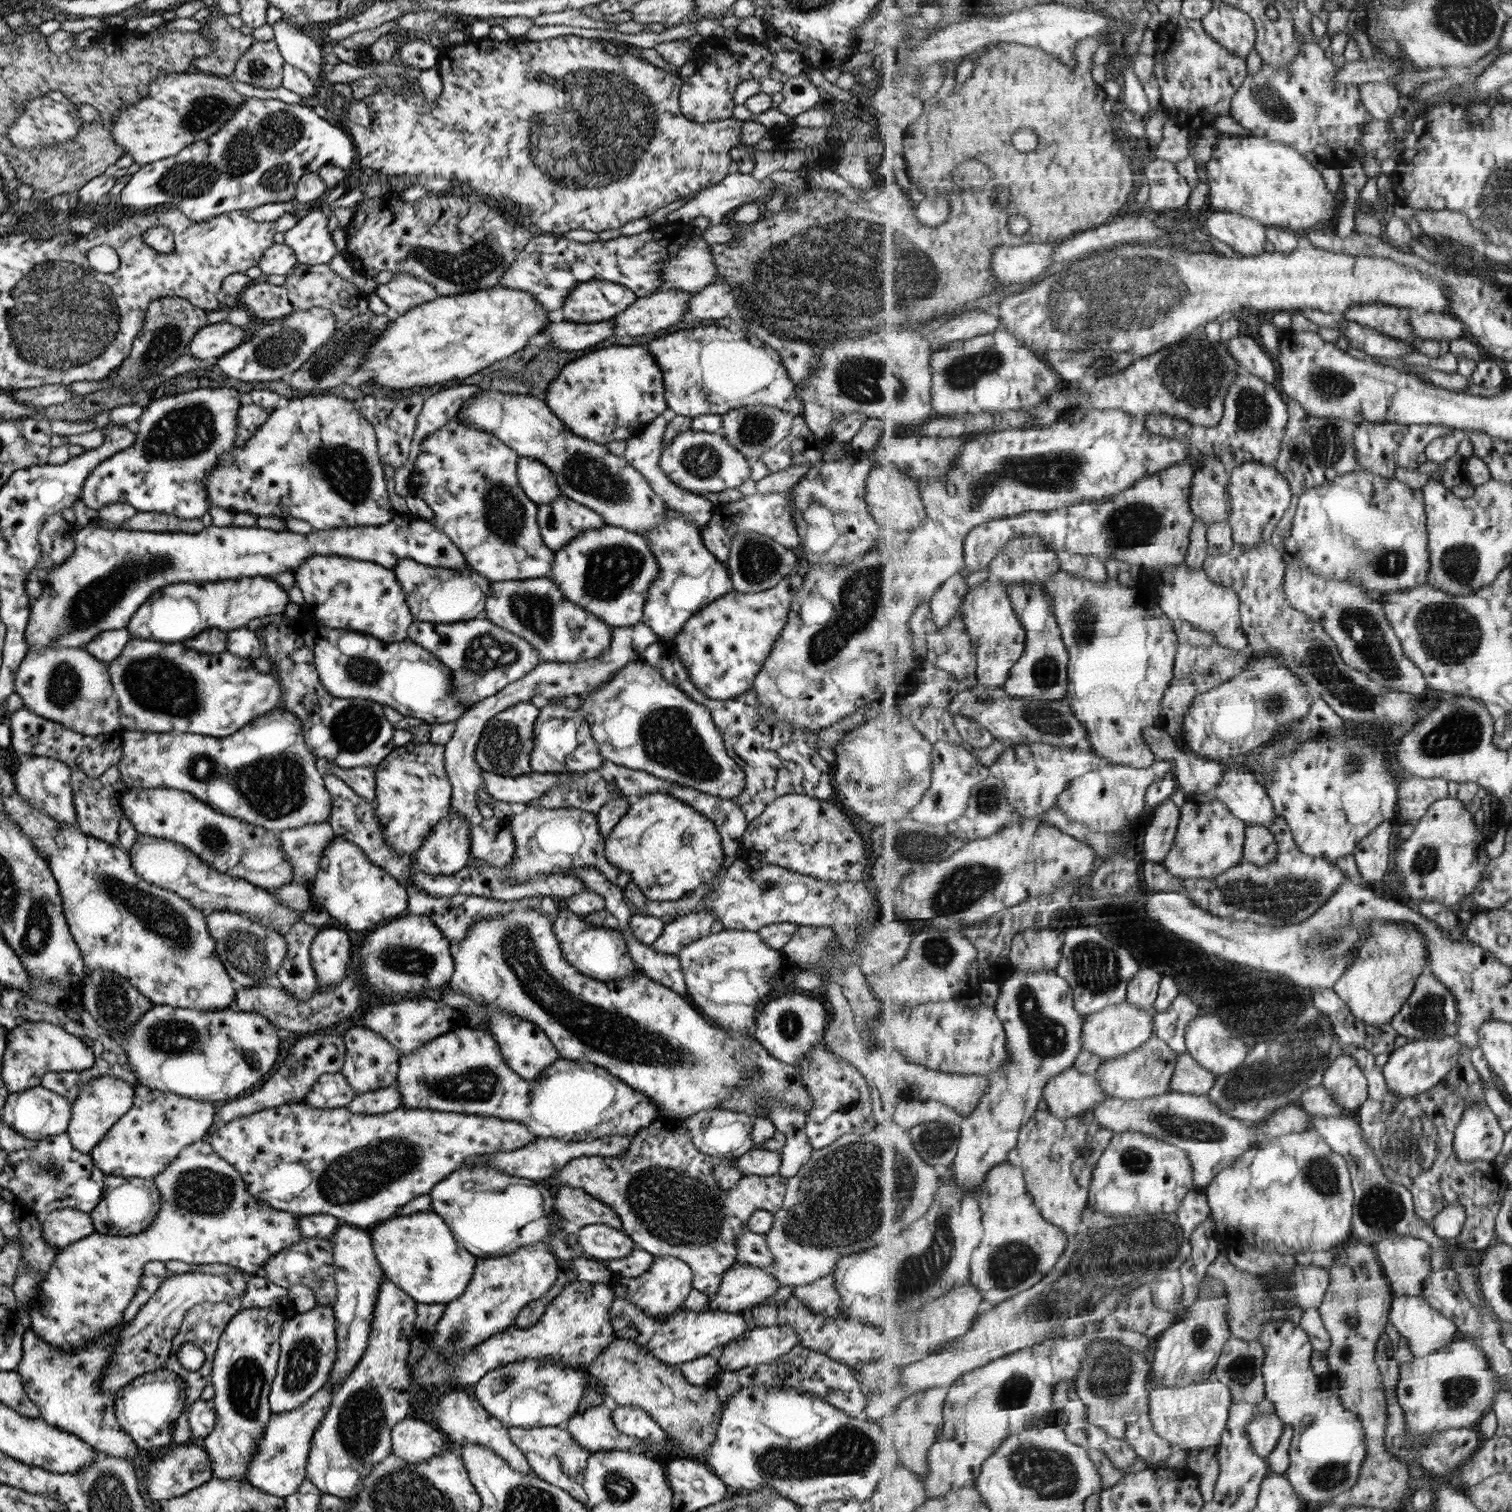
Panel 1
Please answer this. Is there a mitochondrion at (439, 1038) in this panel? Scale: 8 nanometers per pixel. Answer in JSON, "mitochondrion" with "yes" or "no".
{"mitochondrion":"no"}

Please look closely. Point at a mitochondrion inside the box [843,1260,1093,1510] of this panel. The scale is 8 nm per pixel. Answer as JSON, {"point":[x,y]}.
{"point":[1047,1473]}

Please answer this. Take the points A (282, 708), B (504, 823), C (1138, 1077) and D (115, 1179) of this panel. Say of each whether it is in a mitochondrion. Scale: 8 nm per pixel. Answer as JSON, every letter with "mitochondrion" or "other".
{"A":"other","B":"other","C":"other","D":"other"}

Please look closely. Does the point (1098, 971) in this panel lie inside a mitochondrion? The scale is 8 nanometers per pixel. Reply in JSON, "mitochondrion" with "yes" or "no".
{"mitochondrion":"yes"}

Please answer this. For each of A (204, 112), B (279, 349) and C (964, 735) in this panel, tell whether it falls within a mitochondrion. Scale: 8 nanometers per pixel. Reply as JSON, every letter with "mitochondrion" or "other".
{"A":"mitochondrion","B":"mitochondrion","C":"other"}

